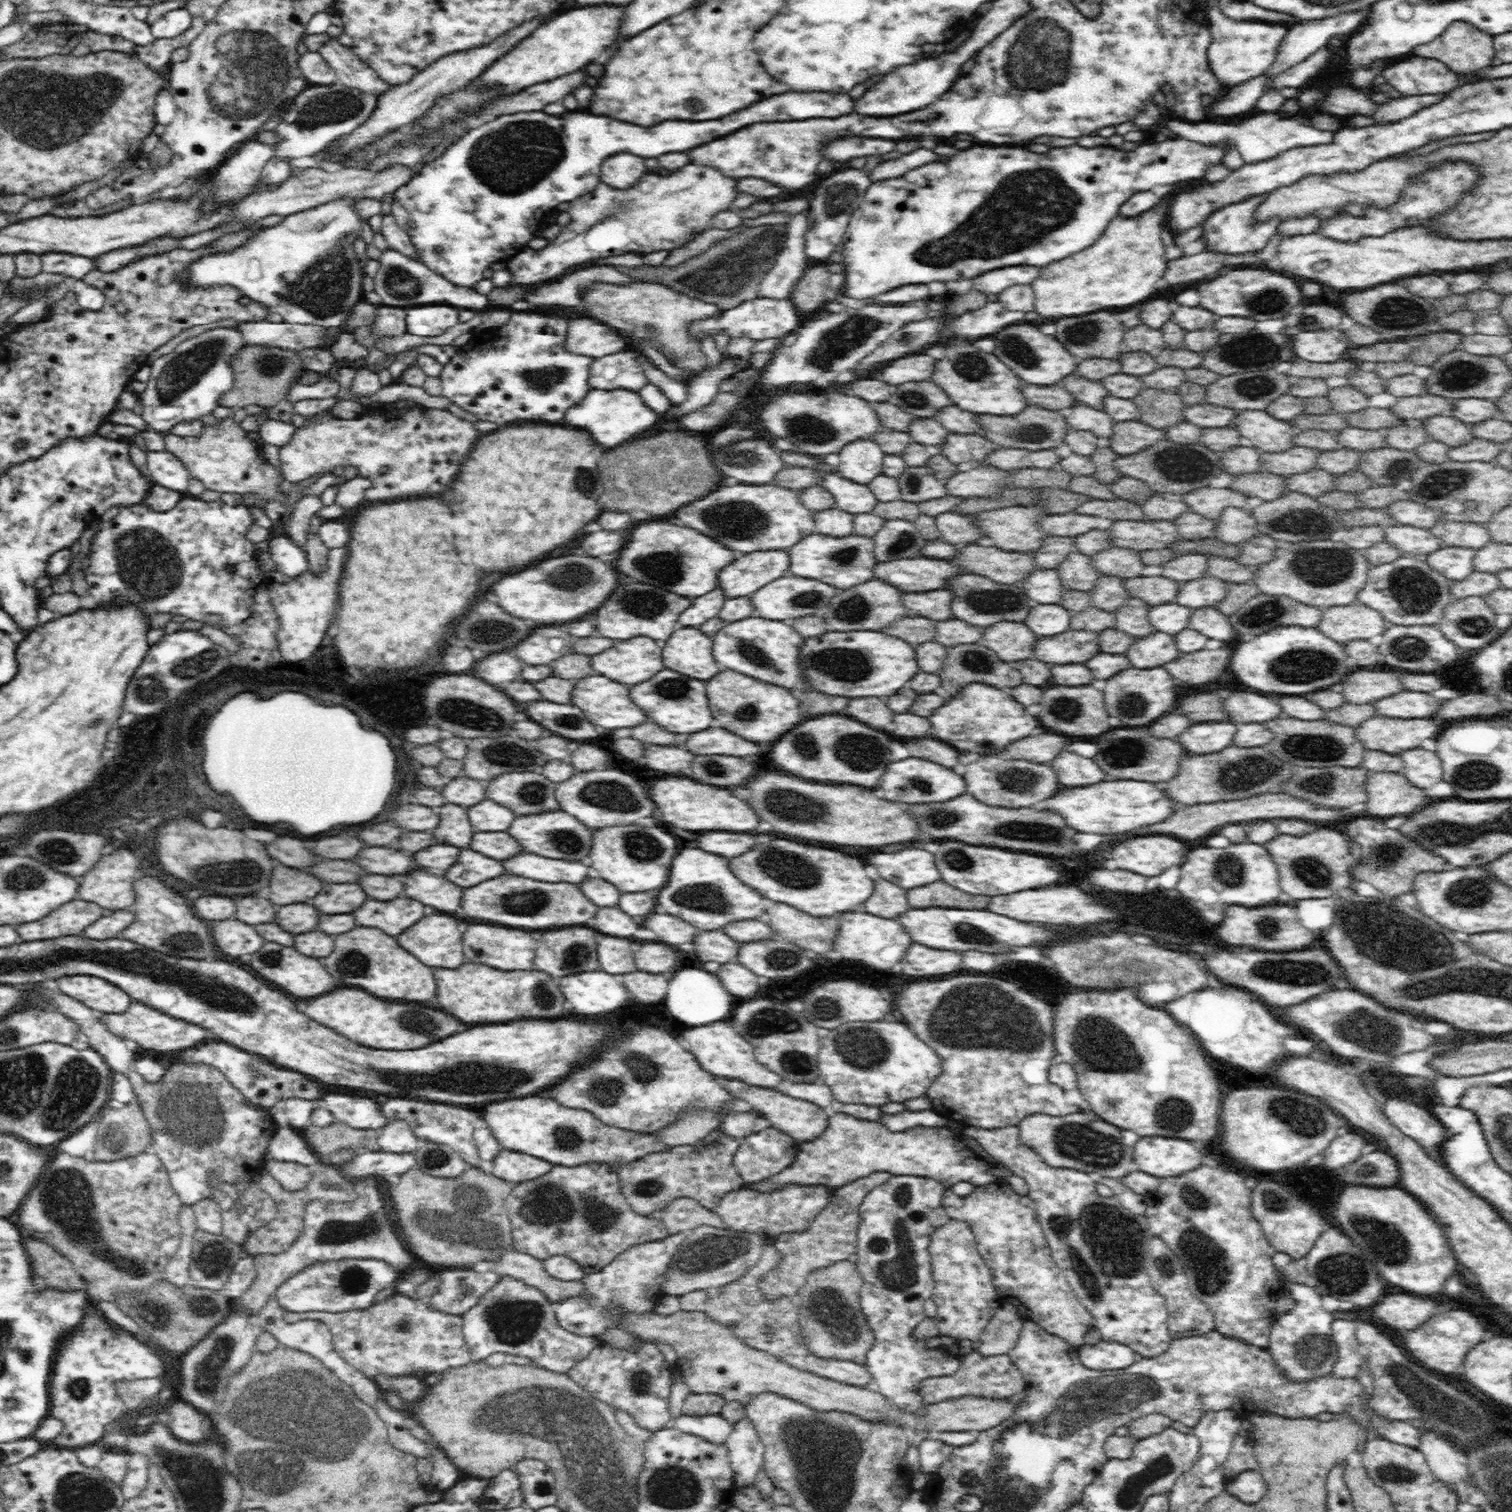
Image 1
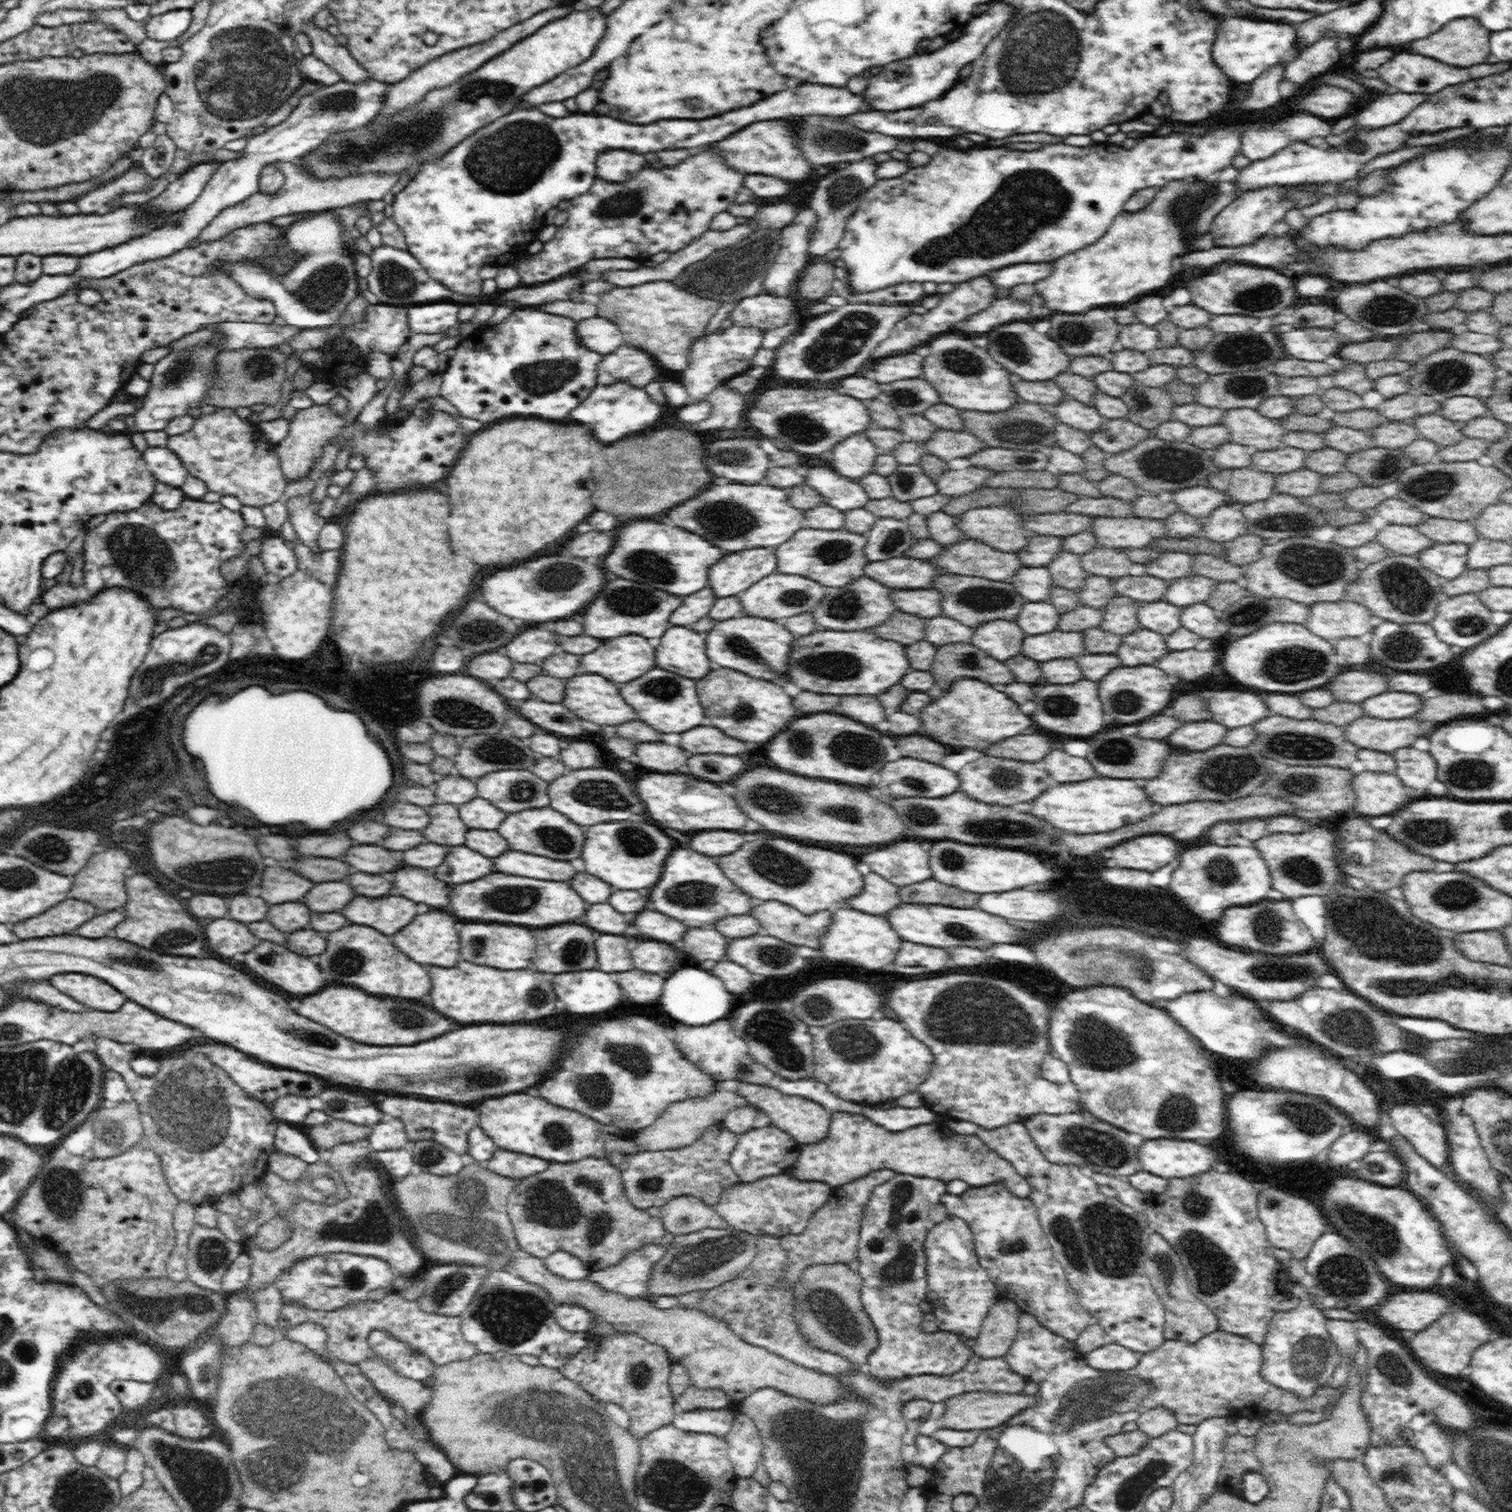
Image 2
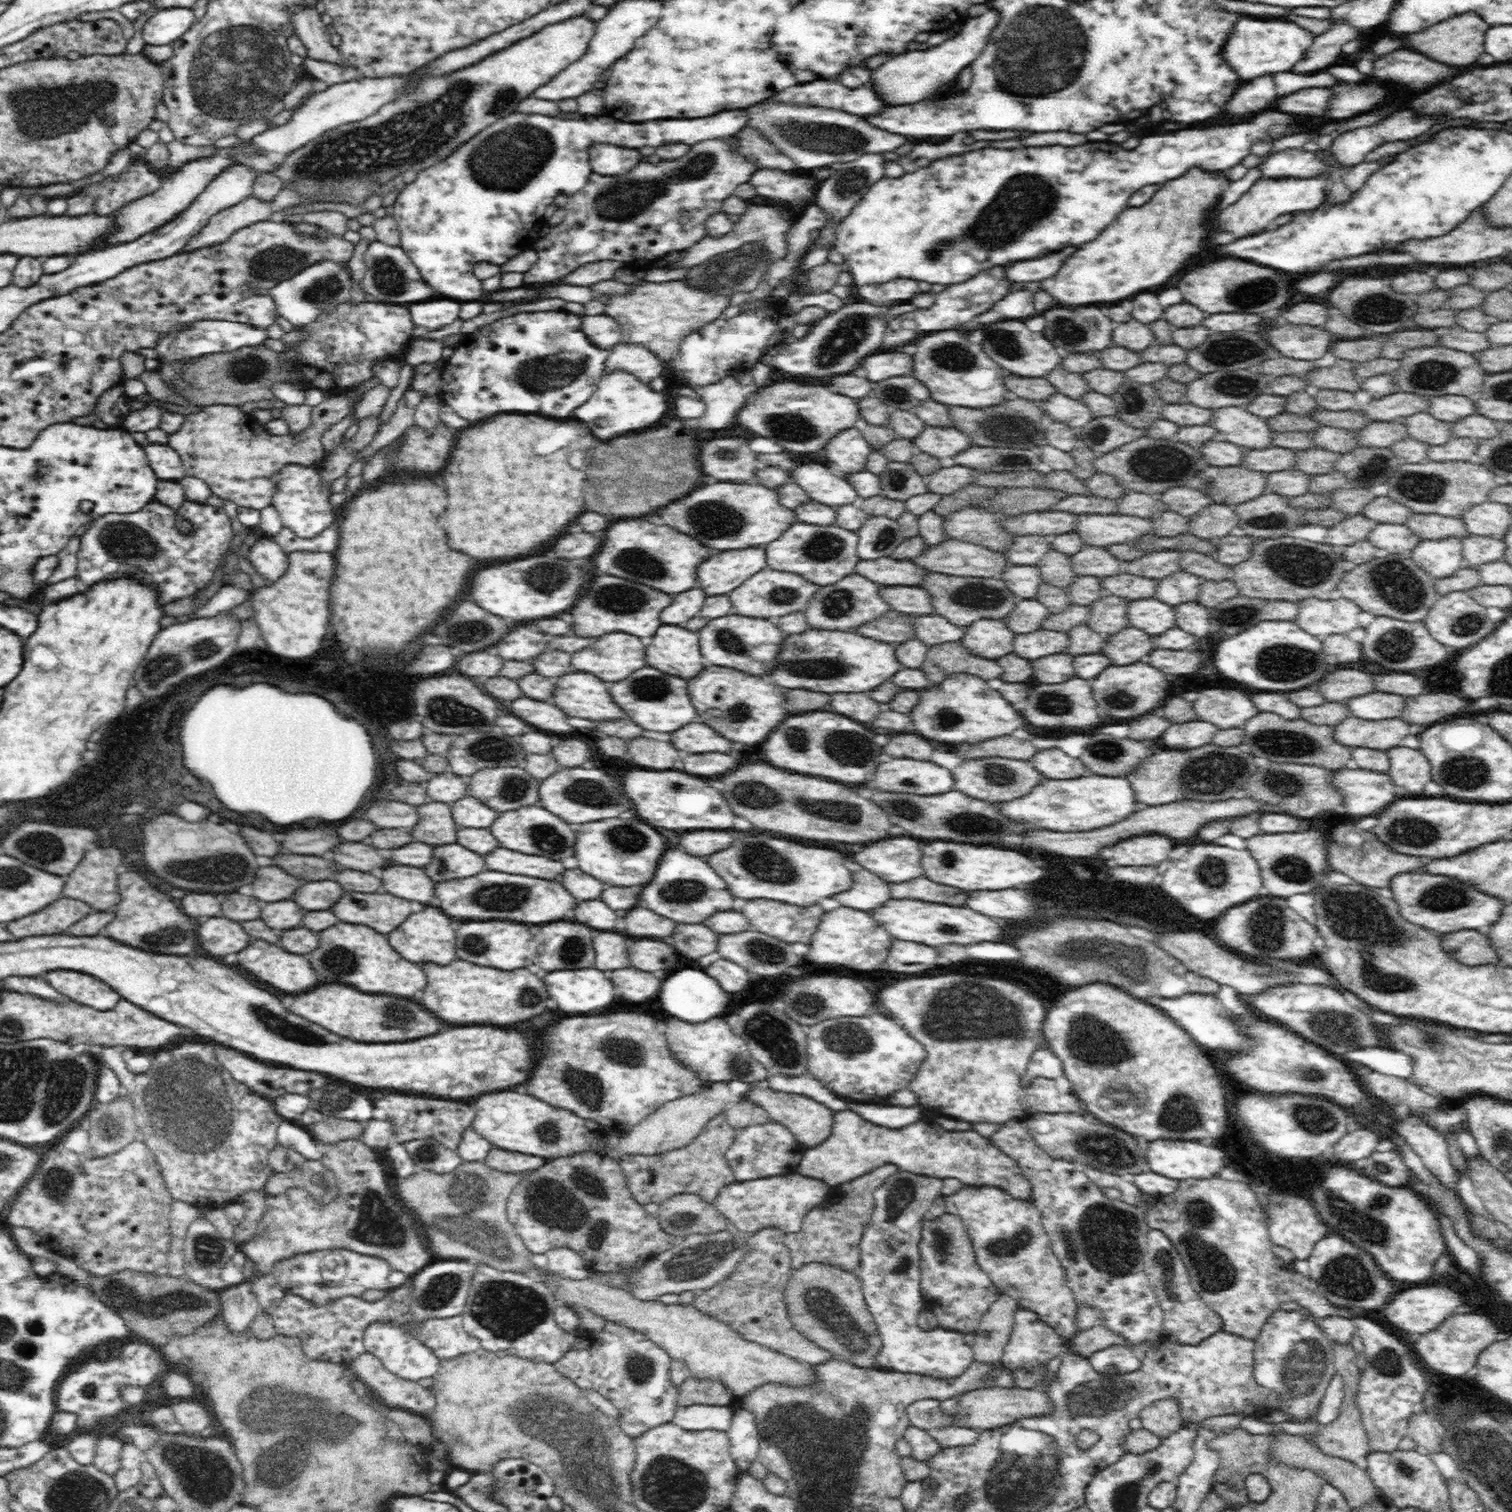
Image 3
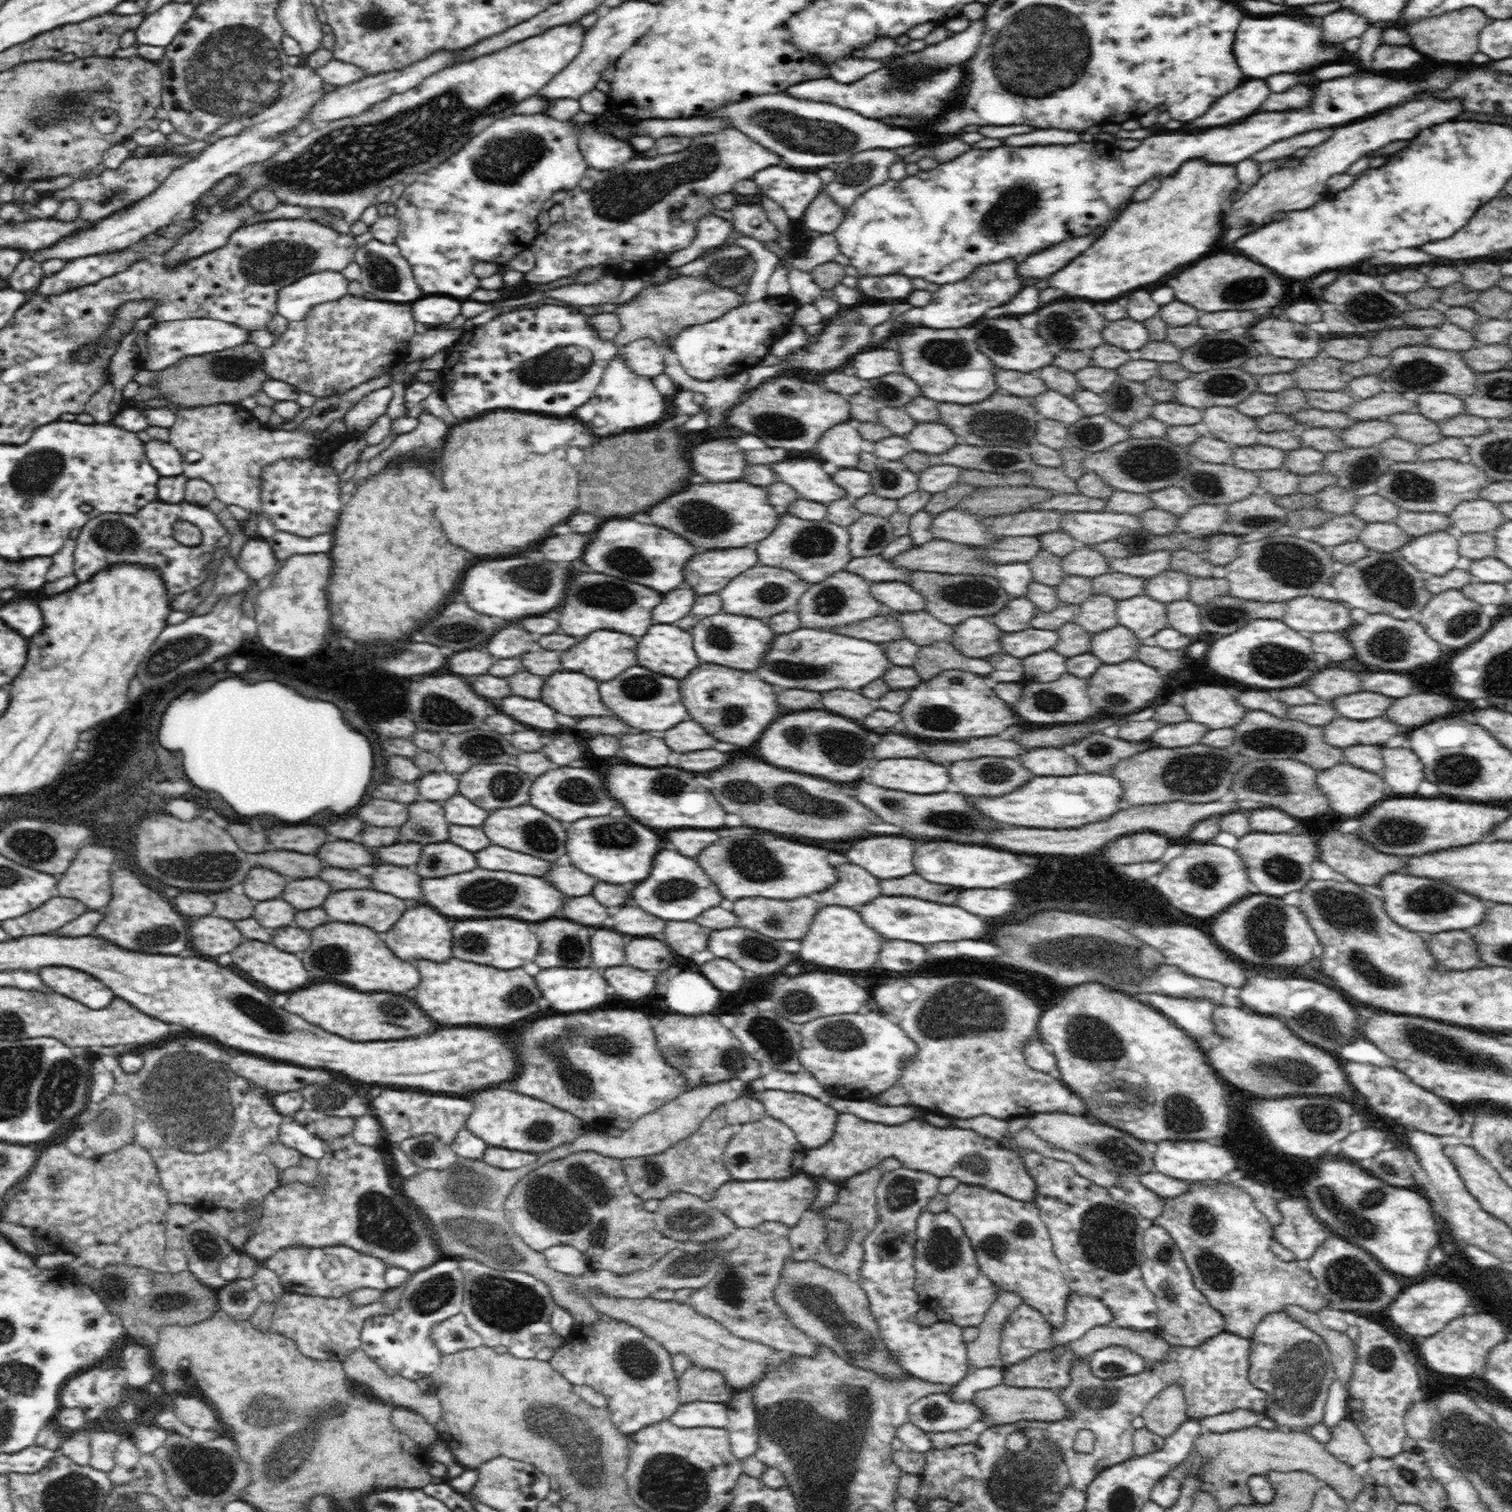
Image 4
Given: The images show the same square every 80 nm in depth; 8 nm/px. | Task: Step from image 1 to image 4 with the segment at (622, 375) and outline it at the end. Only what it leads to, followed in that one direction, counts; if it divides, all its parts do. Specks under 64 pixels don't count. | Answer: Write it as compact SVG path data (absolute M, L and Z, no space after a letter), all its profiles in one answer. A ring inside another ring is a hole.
M650 339L634 340L618 347L614 357L620 359L634 374L648 379L664 372L662 350Z

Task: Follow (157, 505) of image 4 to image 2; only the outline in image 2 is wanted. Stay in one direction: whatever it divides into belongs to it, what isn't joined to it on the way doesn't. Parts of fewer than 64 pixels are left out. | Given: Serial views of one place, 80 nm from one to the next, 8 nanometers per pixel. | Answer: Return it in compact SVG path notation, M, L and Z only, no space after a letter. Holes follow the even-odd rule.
M184 500L172 512L164 512L152 502L128 510L128 512L112 512L107 519L93 529L86 531L83 543L83 574L86 576L88 592L98 596L106 588L124 588L140 596L148 602L150 610L174 608L189 615L204 617L218 614L238 614L246 623L254 621L263 627L266 613L260 607L258 596L261 585L250 578L242 578L238 582L226 582L220 574L220 564L244 554L246 543L242 542L240 534L246 528L246 520L242 512L228 510L220 501L209 503L200 500Z

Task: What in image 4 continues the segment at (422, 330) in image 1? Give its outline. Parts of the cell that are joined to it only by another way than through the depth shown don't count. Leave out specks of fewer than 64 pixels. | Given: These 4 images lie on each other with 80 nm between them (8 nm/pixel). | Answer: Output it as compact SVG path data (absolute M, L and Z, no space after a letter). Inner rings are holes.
M424 298L412 304L412 316L416 322L428 326L440 326L452 322L460 314L460 302L452 298Z

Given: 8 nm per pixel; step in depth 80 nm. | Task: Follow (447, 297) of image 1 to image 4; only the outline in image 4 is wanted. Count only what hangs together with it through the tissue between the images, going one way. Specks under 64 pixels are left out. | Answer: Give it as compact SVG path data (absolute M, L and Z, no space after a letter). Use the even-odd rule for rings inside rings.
M372 239L368 244L358 248L354 261L362 267L362 274L360 274L358 282L364 292L374 294L374 300L392 303L414 302L414 300L426 296L426 292L416 284L416 278L412 274L408 259L402 255L401 249L396 243L384 244L379 240Z

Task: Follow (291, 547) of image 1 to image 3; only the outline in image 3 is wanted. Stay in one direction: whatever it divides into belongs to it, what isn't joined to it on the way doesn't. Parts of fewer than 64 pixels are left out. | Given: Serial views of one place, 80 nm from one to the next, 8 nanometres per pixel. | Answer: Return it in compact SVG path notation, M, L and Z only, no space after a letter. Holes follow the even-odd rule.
M272 537L260 538L250 548L248 560L264 578L274 582L290 568L289 553L284 551Z

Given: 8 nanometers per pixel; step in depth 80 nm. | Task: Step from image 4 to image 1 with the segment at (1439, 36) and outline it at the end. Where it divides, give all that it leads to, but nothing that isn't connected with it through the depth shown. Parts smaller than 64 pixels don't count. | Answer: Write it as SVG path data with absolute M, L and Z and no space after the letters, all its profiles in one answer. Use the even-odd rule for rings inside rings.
M1460 22L1448 26L1448 32L1432 40L1432 44L1416 48L1414 54L1440 60L1450 72L1458 76L1476 74L1482 68L1492 66L1492 60L1496 58L1492 40L1488 40L1488 36L1480 36L1480 32Z

